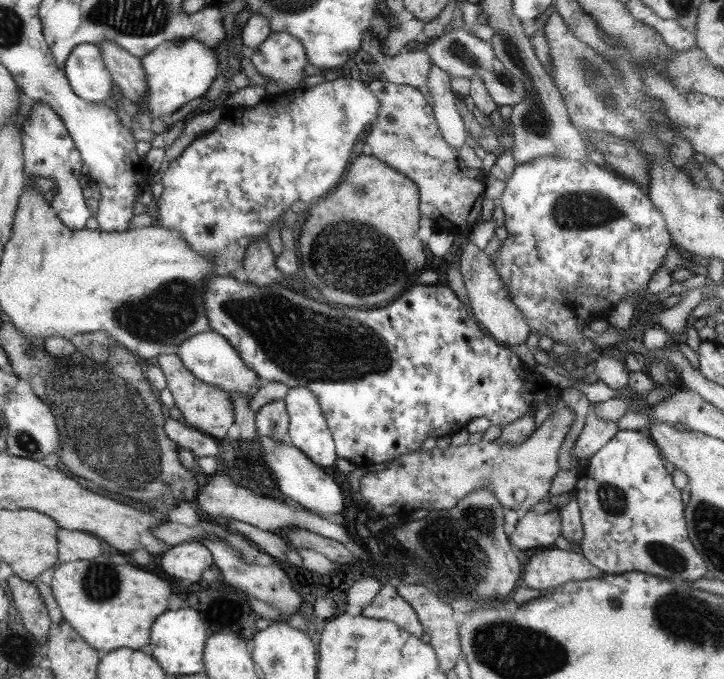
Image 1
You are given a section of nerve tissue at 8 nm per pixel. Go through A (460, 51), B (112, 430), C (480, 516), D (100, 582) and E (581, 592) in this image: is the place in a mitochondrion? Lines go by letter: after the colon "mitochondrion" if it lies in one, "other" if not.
A: mitochondrion
B: mitochondrion
C: mitochondrion
D: mitochondrion
E: other

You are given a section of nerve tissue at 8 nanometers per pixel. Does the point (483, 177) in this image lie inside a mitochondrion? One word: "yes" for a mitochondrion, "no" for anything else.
no

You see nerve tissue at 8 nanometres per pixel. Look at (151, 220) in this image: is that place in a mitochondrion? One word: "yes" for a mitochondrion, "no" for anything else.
no

